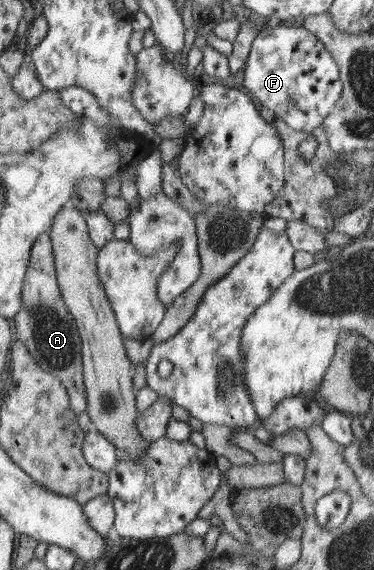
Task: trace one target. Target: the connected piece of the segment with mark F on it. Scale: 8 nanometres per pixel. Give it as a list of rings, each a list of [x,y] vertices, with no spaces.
[[[273,23],[251,43],[244,71],[244,87],[263,107],[274,111],[290,128],[313,132],[335,108],[343,84],[338,65],[320,38],[304,26]]]

